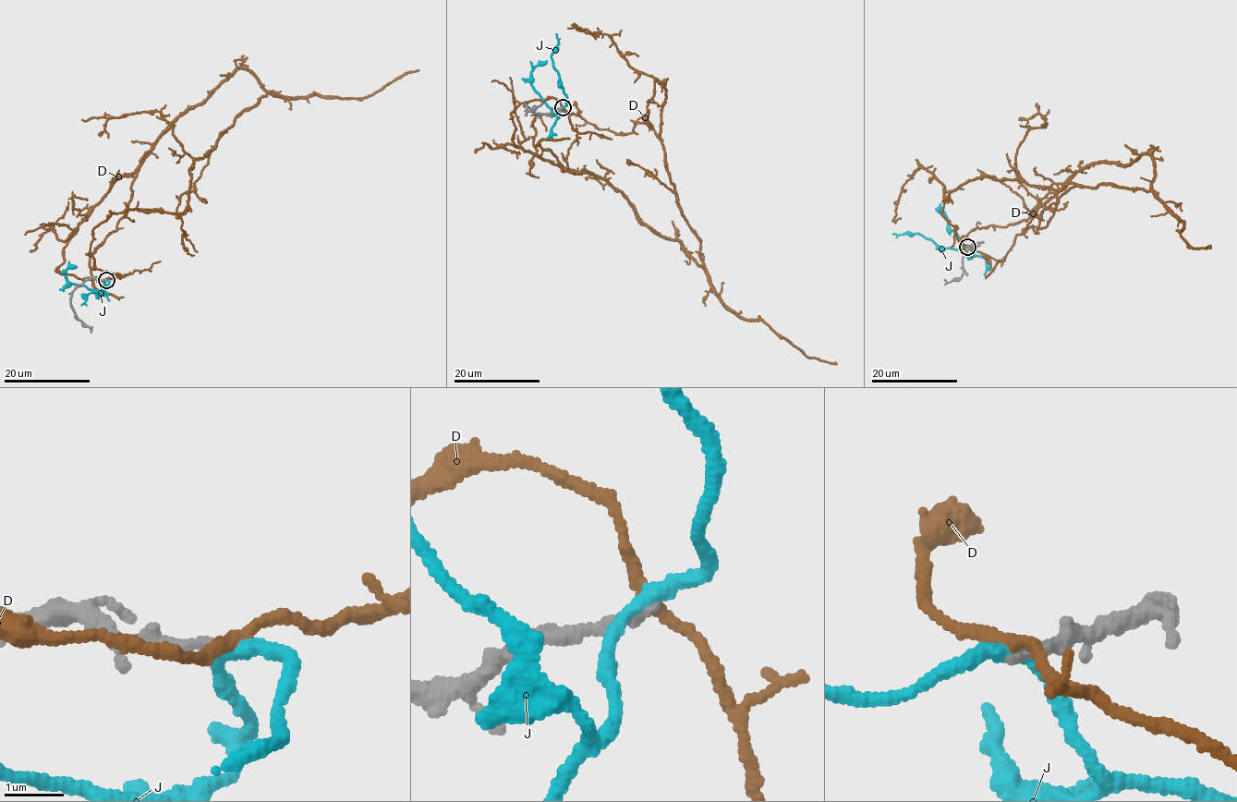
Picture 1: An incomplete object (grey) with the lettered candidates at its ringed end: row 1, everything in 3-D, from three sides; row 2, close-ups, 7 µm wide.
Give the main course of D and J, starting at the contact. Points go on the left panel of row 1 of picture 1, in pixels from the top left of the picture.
D: (104, 280), (56, 268), (78, 226), (243, 68), (266, 94), (195, 160), (187, 208), (92, 230), (117, 273)
J: (104, 280), (106, 286), (98, 292), (69, 284), (65, 272), (76, 265)

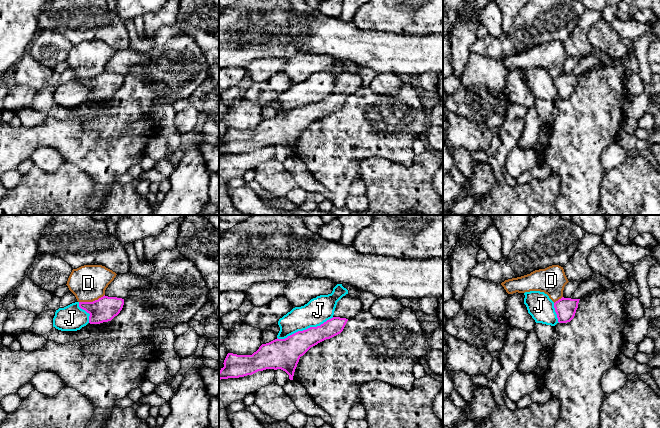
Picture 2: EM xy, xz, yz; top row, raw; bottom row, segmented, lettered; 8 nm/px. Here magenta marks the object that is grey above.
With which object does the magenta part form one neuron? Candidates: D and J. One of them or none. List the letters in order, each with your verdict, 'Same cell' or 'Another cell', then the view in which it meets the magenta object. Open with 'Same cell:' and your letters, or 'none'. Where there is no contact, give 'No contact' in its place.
Same cell: none
D: Another cell. Touches magenta in xy
J: Another cell. Touches magenta in xz

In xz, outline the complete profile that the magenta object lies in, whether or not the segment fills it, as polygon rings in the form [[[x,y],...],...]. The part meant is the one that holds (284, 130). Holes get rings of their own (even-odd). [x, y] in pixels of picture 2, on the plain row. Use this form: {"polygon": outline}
{"polygon": [[[356,66],[354,70],[343,72],[337,78],[333,93],[320,102],[262,120],[252,131],[228,129],[224,143],[219,147],[219,157],[252,151],[266,145],[281,145],[293,156],[300,133],[311,123],[340,110],[347,97],[362,87],[360,71],[361,67]]]}

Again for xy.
{"polygon": [[[103,72],[93,78],[79,78],[79,83],[90,90],[90,100],[111,97],[122,86],[124,75]]]}

